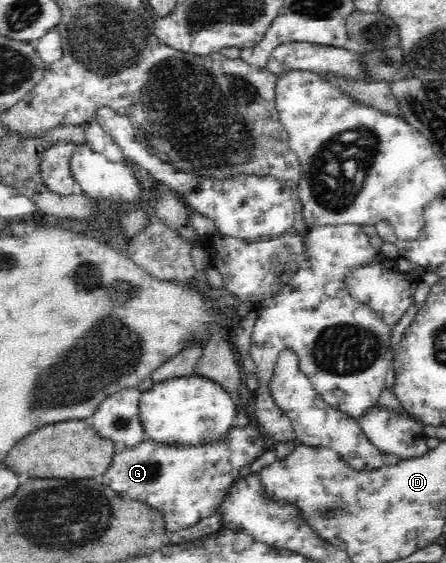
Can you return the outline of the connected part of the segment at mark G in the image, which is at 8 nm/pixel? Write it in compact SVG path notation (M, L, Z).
M249 423L247 426L231 425L220 439L198 445L168 445L145 438L136 445L125 445L117 449L111 468L103 476L103 482L115 492L125 492L130 500L145 502L161 510L165 515L166 530L174 533L217 514L241 468L255 462L266 451L266 439L259 426Z

